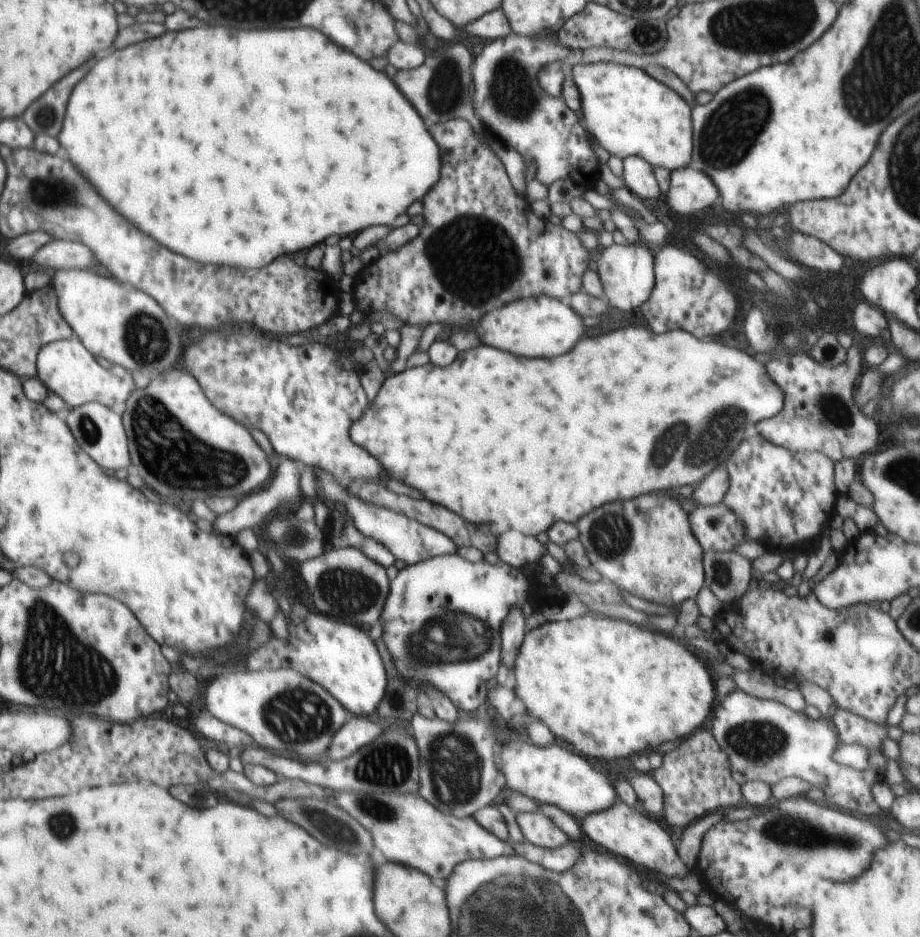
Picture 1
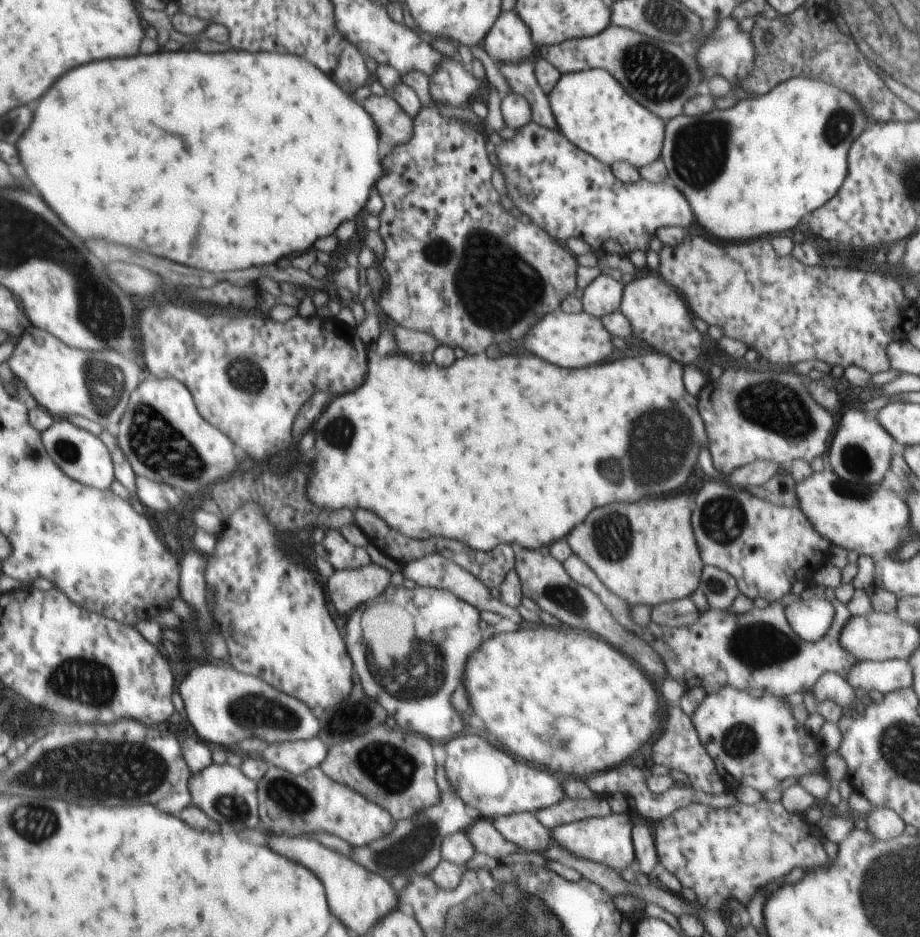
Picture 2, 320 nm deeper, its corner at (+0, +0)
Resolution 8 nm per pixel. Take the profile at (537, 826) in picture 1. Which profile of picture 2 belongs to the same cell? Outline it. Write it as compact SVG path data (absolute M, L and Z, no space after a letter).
M513 813L492 820L493 826L522 850L543 853L552 844L551 832L538 820L536 813Z

